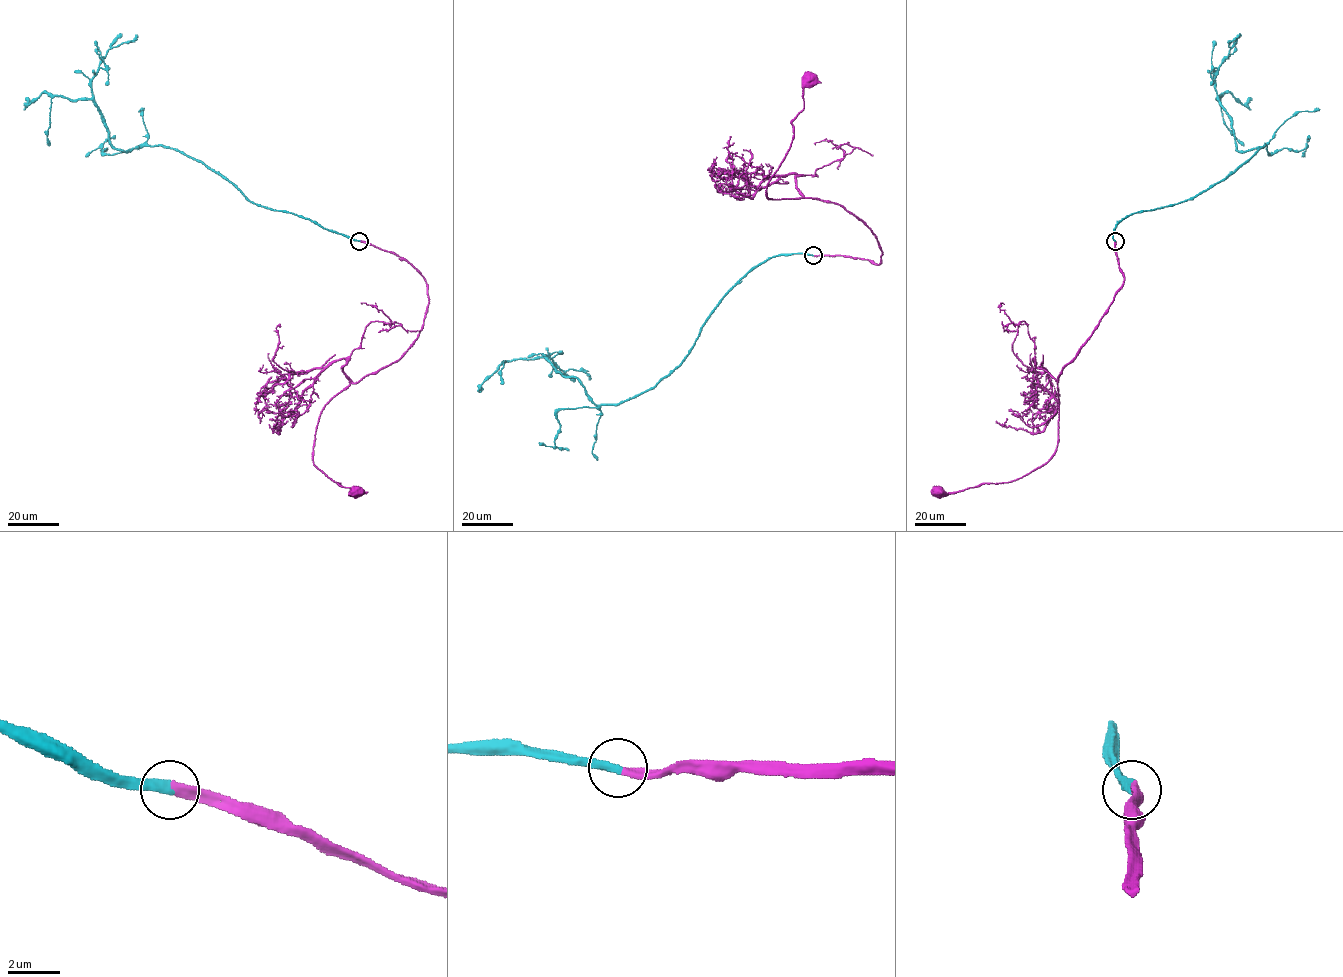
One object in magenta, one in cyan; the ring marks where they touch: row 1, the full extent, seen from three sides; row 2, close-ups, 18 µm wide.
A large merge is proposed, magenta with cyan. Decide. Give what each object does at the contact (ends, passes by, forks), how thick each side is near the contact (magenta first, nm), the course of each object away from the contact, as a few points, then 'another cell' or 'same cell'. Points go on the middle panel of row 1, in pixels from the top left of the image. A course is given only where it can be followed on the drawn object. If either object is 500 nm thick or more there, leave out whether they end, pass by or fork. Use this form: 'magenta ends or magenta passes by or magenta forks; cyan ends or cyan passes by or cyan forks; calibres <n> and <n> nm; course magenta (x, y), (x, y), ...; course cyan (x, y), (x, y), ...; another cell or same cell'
magenta ends; cyan ends; calibres 320 and 360 nm; course magenta (813, 255), (879, 264), (882, 254), (872, 231), (837, 204), (767, 196), (811, 77); course cyan (813, 255), (754, 266), (685, 358), (617, 404), (596, 404), (544, 358), (505, 360), (503, 384); same cell

